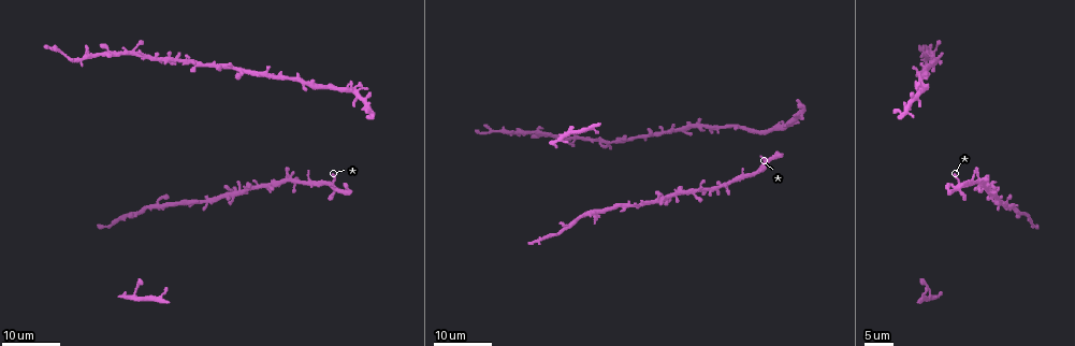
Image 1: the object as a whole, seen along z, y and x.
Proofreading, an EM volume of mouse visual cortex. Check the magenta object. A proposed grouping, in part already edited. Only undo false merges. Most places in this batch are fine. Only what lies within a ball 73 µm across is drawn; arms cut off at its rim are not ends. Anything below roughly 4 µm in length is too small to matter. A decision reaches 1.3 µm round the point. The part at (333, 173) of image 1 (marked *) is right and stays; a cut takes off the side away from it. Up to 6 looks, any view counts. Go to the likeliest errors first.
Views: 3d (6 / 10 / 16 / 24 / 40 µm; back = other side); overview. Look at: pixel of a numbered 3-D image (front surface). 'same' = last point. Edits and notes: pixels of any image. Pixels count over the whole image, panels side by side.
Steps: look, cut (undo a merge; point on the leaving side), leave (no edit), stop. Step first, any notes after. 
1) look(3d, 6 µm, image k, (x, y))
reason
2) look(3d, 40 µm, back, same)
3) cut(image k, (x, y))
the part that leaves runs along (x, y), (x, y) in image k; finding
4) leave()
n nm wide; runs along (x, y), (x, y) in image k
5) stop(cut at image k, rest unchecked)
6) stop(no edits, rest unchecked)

look(3d, 24 µm, image 1, (566, 227))

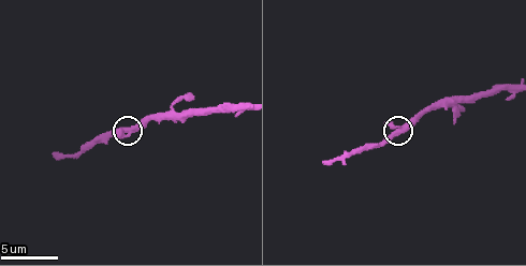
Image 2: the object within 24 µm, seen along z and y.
look(3d, 10 µm, image 2, (394, 135))
closer look

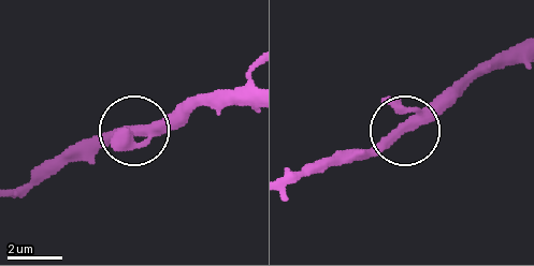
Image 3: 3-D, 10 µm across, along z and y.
leave()
470 nm wide; runs along (522, 43), (446, 87), (412, 121), (351, 161) in image 3; all the same cell

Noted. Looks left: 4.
look(3d, 24 µm, image 1, (499, 131))
calibre changes

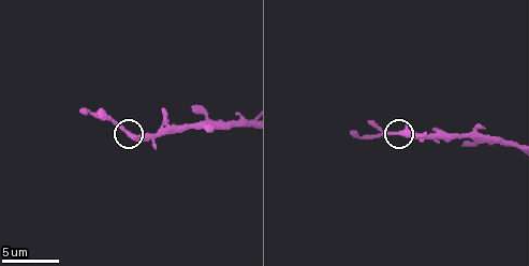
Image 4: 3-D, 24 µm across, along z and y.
look(3d, 6 µm, image 4, (397, 131))

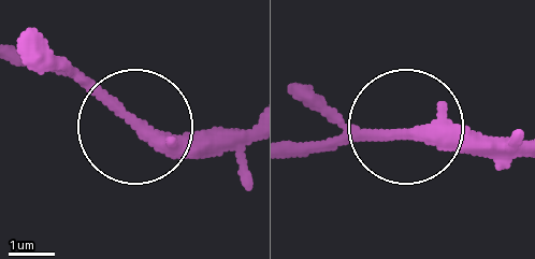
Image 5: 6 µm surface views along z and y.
look(3d, 6 µm, back, image 5, (414, 131))
other side

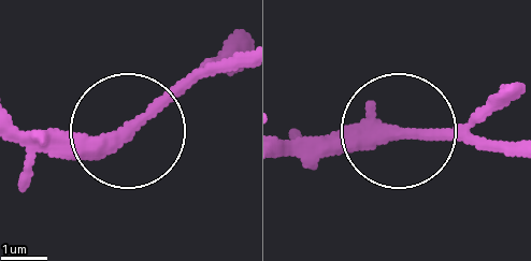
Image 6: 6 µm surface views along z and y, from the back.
leave()
runs along (289, 147), (482, 120) in image 6; continuous, no second cell

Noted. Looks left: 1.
stop(no edits, rest unchecked)

